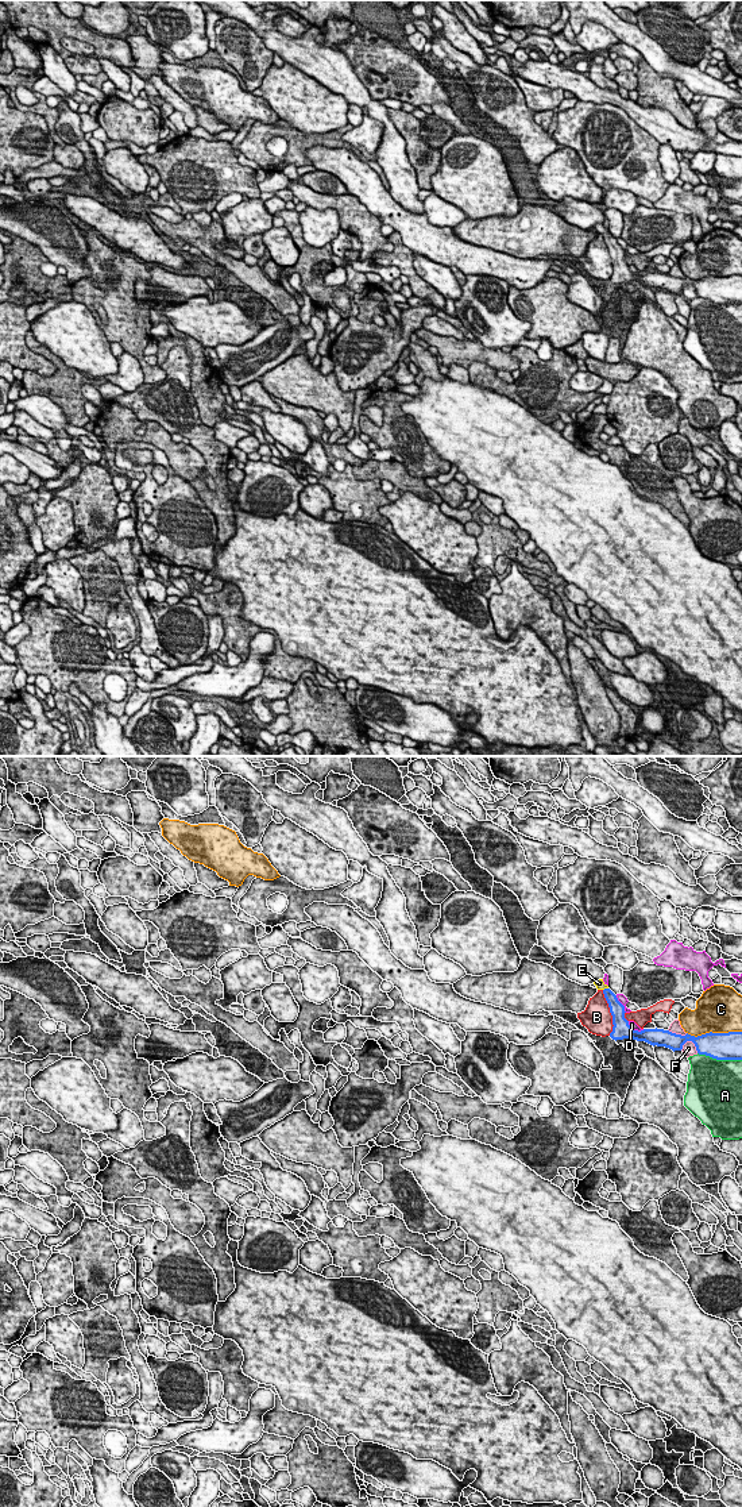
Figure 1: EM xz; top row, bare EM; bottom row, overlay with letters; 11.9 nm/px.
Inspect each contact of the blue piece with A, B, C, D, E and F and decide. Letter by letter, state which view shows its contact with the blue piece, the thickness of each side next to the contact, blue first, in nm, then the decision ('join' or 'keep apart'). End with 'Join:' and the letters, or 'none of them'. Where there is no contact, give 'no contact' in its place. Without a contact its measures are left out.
A: xz | 320/480 nm | keep apart
B: xz | 220/340 nm | keep apart
C: xz | 320/480 nm | keep apart
D: xz | 180/90 nm | keep apart
E: xz | 160/100 nm | join
F: xz | 280/160 nm | keep apart
Join: E

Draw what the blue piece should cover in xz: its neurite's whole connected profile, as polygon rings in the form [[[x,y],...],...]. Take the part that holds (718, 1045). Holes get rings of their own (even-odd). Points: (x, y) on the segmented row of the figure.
[[[603,979],[595,980],[594,984],[602,990],[612,1015],[612,1040],[633,1038],[645,1041],[650,1045],[665,1047],[681,1051],[687,1041],[692,1041],[699,1055],[706,1055],[716,1060],[742,1060],[742,1032],[729,1033],[706,1033],[702,1036],[676,1034],[664,1029],[634,1030],[625,1018],[625,1006],[618,1001],[617,995],[608,988]]]

